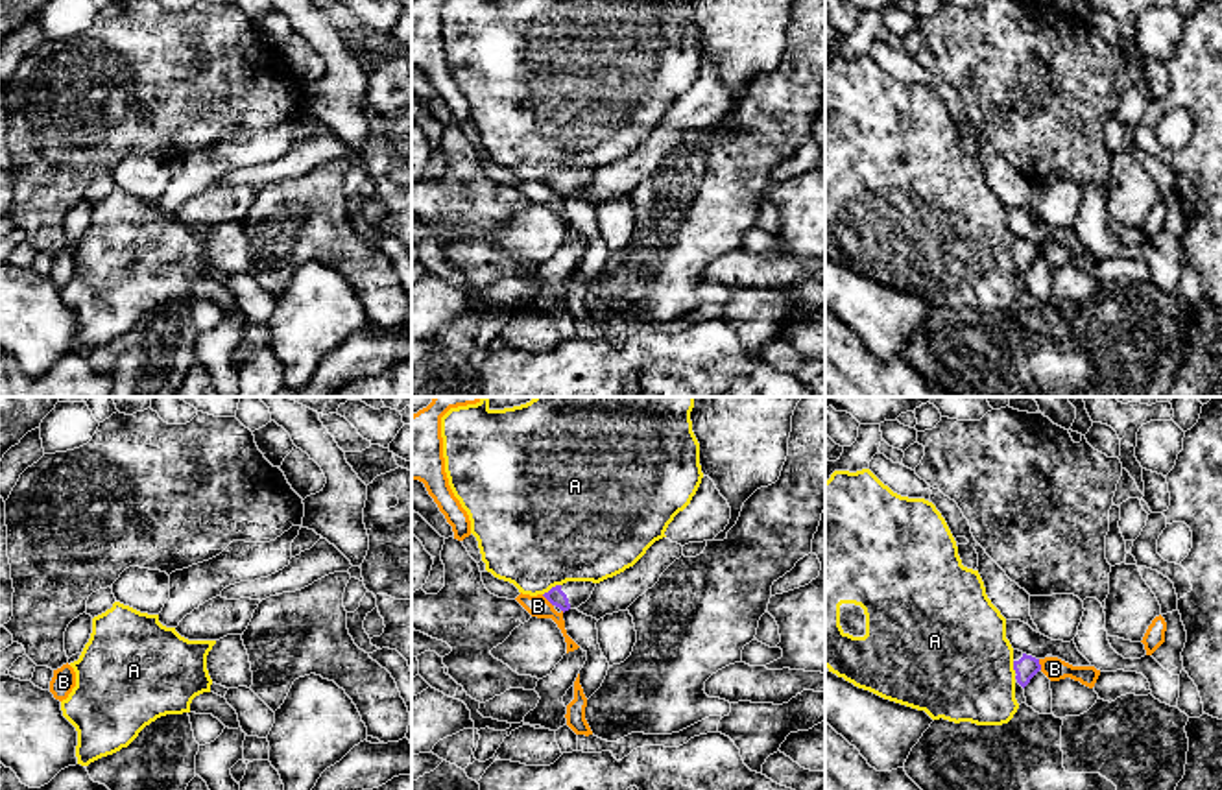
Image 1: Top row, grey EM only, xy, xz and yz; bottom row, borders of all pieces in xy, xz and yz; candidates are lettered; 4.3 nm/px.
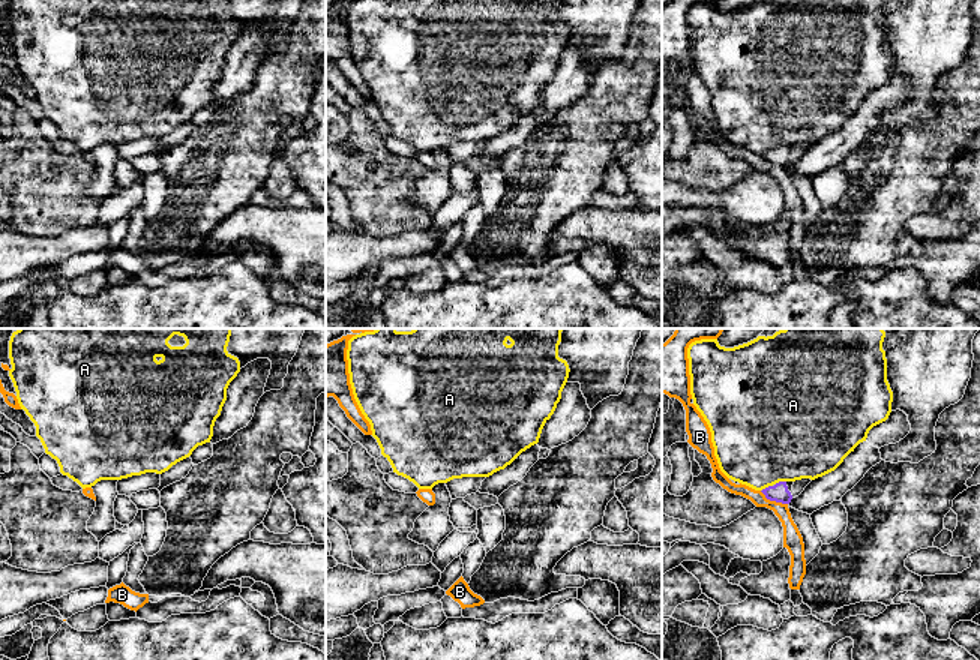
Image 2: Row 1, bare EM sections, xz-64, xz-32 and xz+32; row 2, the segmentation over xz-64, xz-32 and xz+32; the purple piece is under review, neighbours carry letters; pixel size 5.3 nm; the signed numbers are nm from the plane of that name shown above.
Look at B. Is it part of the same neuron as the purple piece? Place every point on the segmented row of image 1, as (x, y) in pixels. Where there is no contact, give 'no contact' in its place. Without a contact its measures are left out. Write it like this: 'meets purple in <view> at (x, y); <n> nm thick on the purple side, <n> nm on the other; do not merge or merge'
meets purple in xz at (547, 598); 80 nm thick on the purple side, 100 nm on the other; do not merge

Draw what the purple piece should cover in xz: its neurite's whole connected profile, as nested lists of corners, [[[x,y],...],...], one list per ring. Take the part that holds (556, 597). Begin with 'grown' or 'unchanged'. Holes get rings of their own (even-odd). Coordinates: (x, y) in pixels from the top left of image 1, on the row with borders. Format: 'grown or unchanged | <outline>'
grown | [[[567,581],[563,585],[552,587],[543,596],[565,613],[585,604],[591,598],[594,587],[596,583],[593,581]]]

